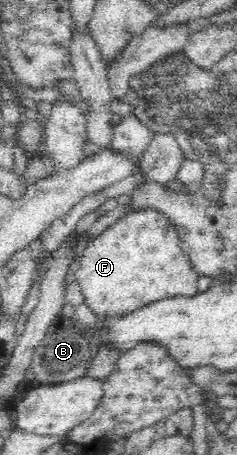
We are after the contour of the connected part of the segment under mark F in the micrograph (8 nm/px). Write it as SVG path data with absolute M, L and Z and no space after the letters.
M149 208L127 213L125 217L106 227L83 250L75 276L82 289L84 301L94 314L101 317L113 315L114 312L133 311L134 308L153 303L153 299L197 294L199 275L191 270L189 259L181 251L180 244L177 226L173 225L165 214Z

